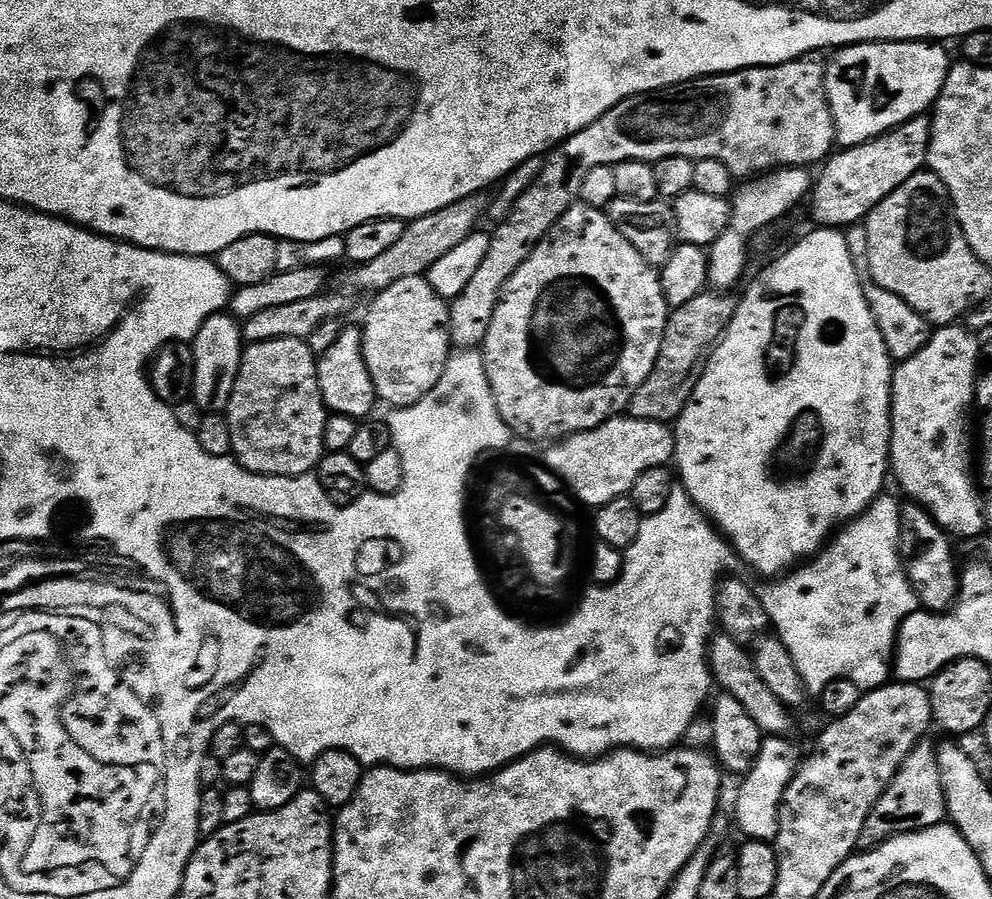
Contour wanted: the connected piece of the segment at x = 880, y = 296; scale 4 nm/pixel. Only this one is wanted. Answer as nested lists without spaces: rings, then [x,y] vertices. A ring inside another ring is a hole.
[[[863,223],[851,225],[847,229],[846,246],[850,246],[850,258],[854,258],[854,270],[858,270],[860,285],[866,294],[866,302],[870,306],[870,314],[874,314],[874,322],[878,330],[882,330],[882,342],[886,342],[886,350],[890,358],[893,362],[903,362],[914,358],[914,354],[918,354],[918,350],[922,350],[922,346],[928,344],[930,335],[928,320],[922,318],[922,314],[918,314],[918,310],[911,308],[902,298],[898,298],[898,294],[890,290],[882,290],[882,286],[874,282],[868,265],[868,239]]]

